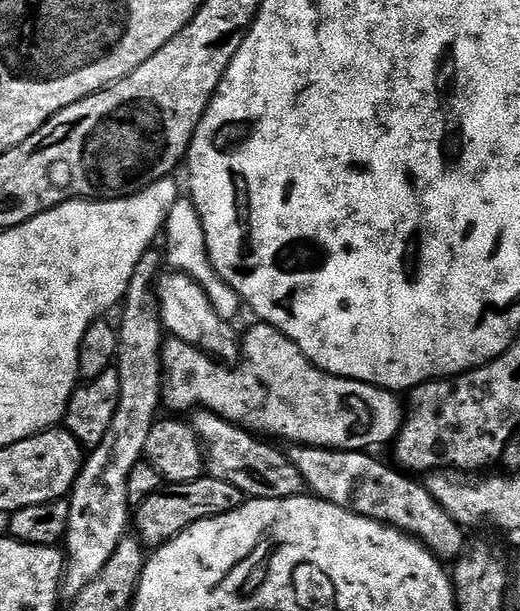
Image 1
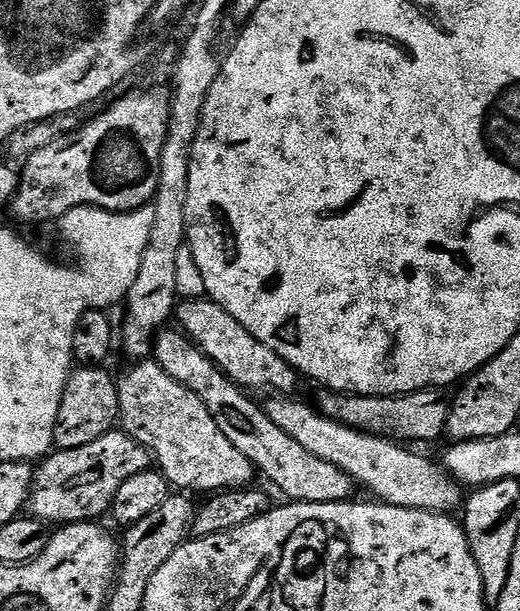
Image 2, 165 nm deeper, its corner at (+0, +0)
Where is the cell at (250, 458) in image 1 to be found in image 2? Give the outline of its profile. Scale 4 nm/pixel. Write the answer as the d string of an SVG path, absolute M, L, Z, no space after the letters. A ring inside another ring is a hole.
M136 362L121 375L118 380L120 390L120 419L119 427L130 434L138 442L142 442L152 454L155 467L163 472L173 489L183 490L185 493L204 492L203 494L215 494L233 488L246 488L257 479L258 471L255 465L242 454L242 450L236 449L226 434L218 430L218 422L210 418L210 410L186 386L174 382L166 370L159 368L154 362Z

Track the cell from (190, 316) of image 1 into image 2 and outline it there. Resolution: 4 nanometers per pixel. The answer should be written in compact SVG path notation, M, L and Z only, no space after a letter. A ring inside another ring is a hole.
M272 394L267 397L268 401L263 401L262 407L264 413L270 418L270 422L274 422L274 426L278 426L278 430L286 430L286 434L290 434L290 438L294 438L294 442L298 442L298 446L305 447L310 450L310 454L314 454L316 458L323 458L326 462L334 462L334 466L338 466L338 470L342 470L346 474L350 474L350 478L357 485L360 484L364 488L369 488L373 492L377 501L385 504L393 504L399 508L417 508L418 510L426 510L427 512L443 512L452 514L463 505L466 499L465 489L458 483L454 477L449 474L443 466L443 463L427 460L424 456L419 456L416 452L411 452L411 447L405 446L403 443L397 442L391 438L383 436L371 436L369 432L360 432L357 428L351 428L345 424L339 424L336 420L325 416L323 412L312 408L308 404L303 404L297 397L292 394Z

